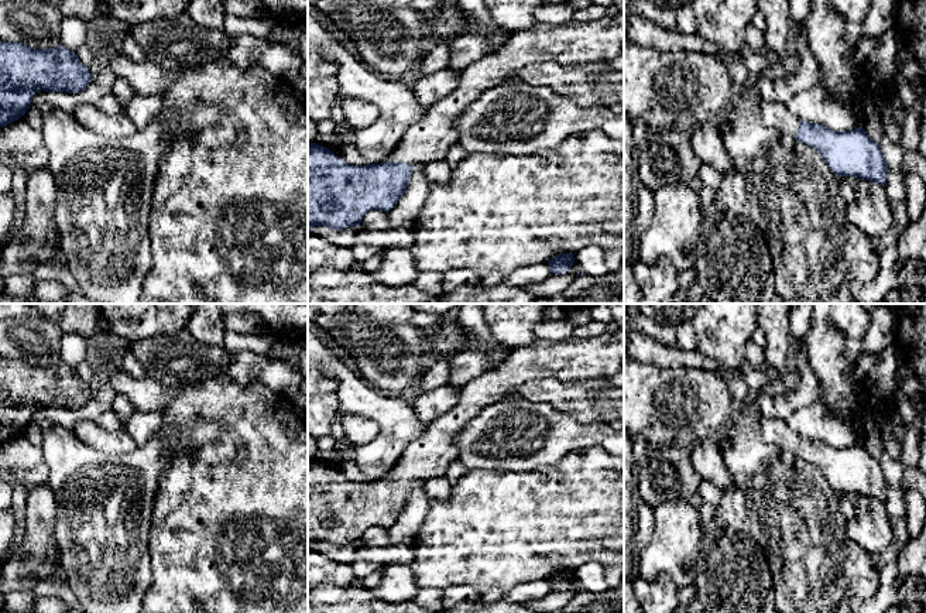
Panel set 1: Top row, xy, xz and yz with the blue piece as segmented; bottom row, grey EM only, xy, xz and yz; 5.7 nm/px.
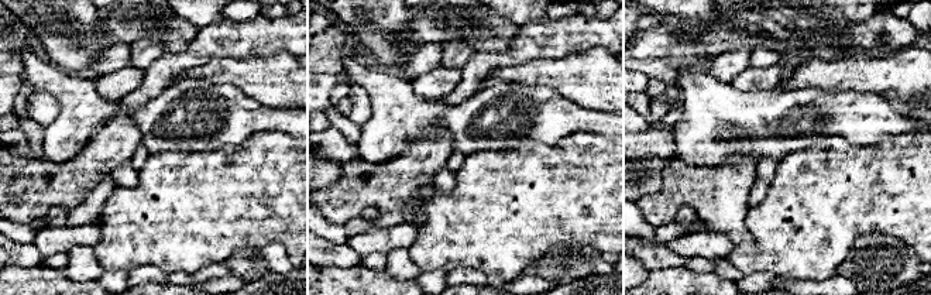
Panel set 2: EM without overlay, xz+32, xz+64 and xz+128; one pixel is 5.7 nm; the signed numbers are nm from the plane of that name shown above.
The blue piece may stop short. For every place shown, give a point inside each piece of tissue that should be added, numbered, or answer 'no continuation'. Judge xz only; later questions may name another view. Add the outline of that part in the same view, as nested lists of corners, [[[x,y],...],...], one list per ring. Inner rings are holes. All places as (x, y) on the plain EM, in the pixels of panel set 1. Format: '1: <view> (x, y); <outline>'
1: xz (427, 458); [[[624,332],[566,340],[535,339],[531,345],[511,350],[505,362],[466,383],[457,403],[432,421],[426,432],[411,442],[388,477],[408,482],[429,482],[446,476],[460,452],[456,435],[479,411],[525,381],[552,377],[577,381],[596,376],[611,376],[624,370]]]

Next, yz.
1: yz (775, 431); [[[762,415],[759,429],[765,442],[792,453],[796,452],[798,444],[802,438],[799,432],[790,428],[788,422],[781,418],[769,418]]]

